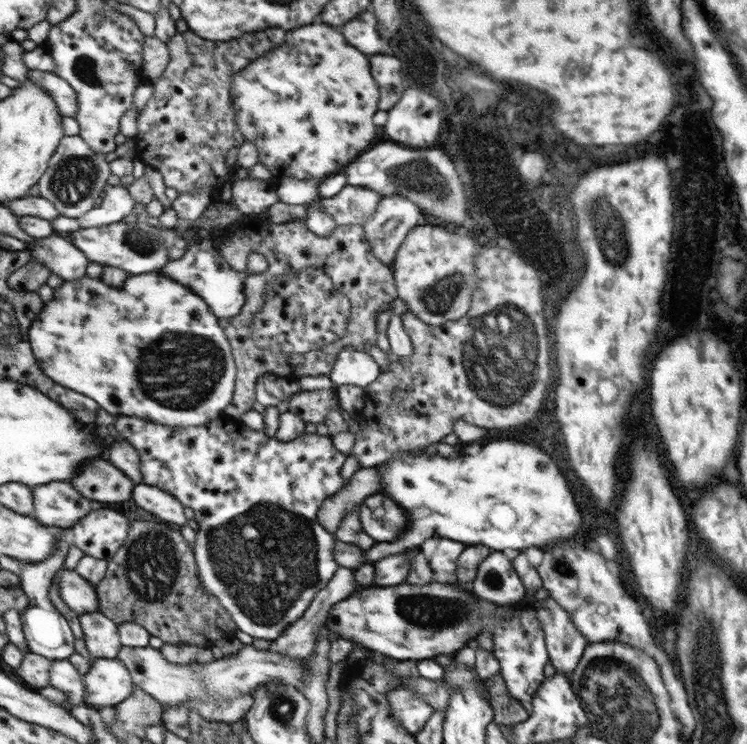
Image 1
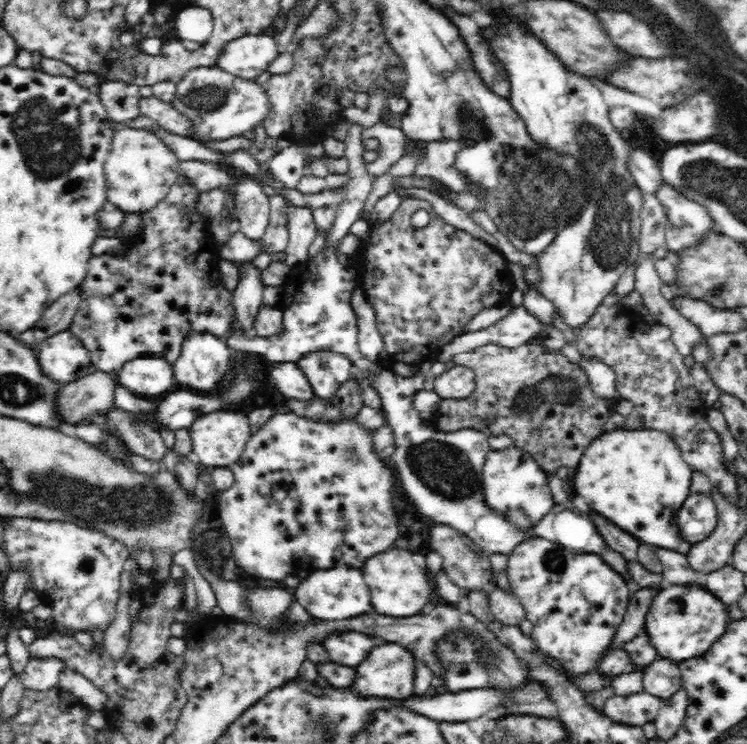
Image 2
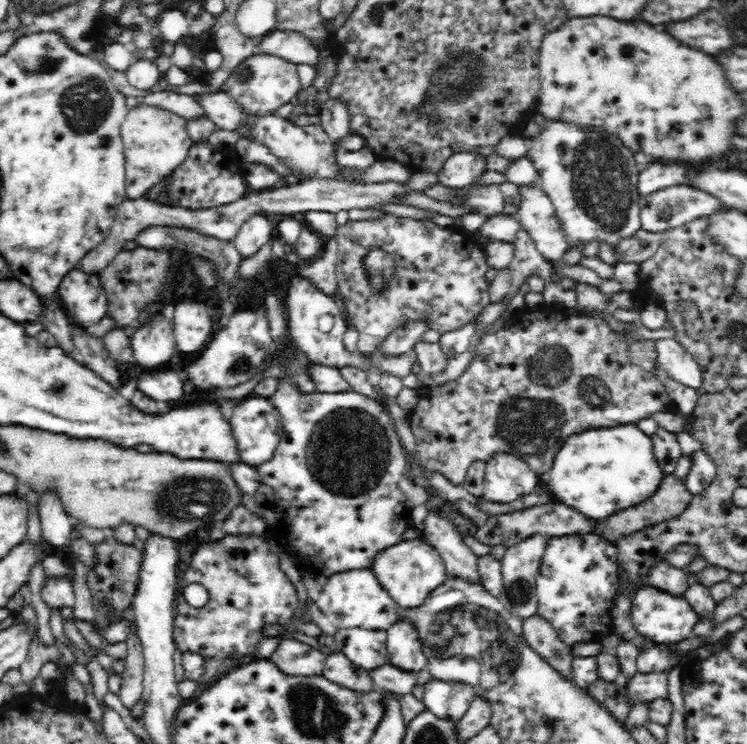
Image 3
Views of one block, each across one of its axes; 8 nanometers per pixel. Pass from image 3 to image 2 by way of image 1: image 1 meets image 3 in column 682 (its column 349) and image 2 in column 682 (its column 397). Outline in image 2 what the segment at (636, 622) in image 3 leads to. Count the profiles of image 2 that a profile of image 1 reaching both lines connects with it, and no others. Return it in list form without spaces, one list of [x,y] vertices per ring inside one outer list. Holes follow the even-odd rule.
[[[668,585],[652,599],[645,613],[645,630],[657,654],[673,661],[693,659],[704,654],[725,631],[731,619],[728,605],[699,585]]]

